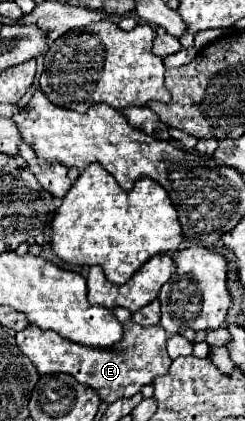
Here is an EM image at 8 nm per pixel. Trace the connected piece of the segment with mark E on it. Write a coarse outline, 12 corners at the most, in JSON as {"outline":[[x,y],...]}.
{"outline":[[110,313],[124,335],[110,349],[28,325],[16,333],[38,373],[68,373],[114,403],[166,375],[160,325]]}

